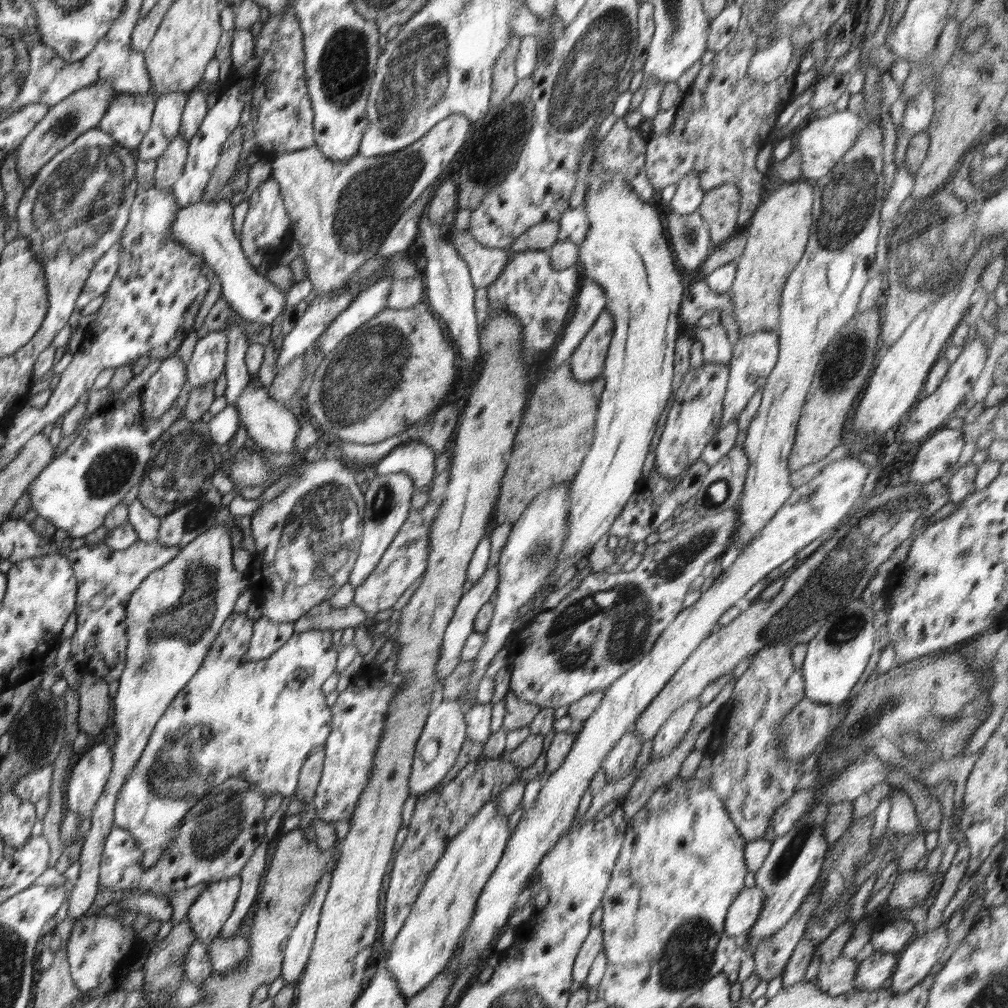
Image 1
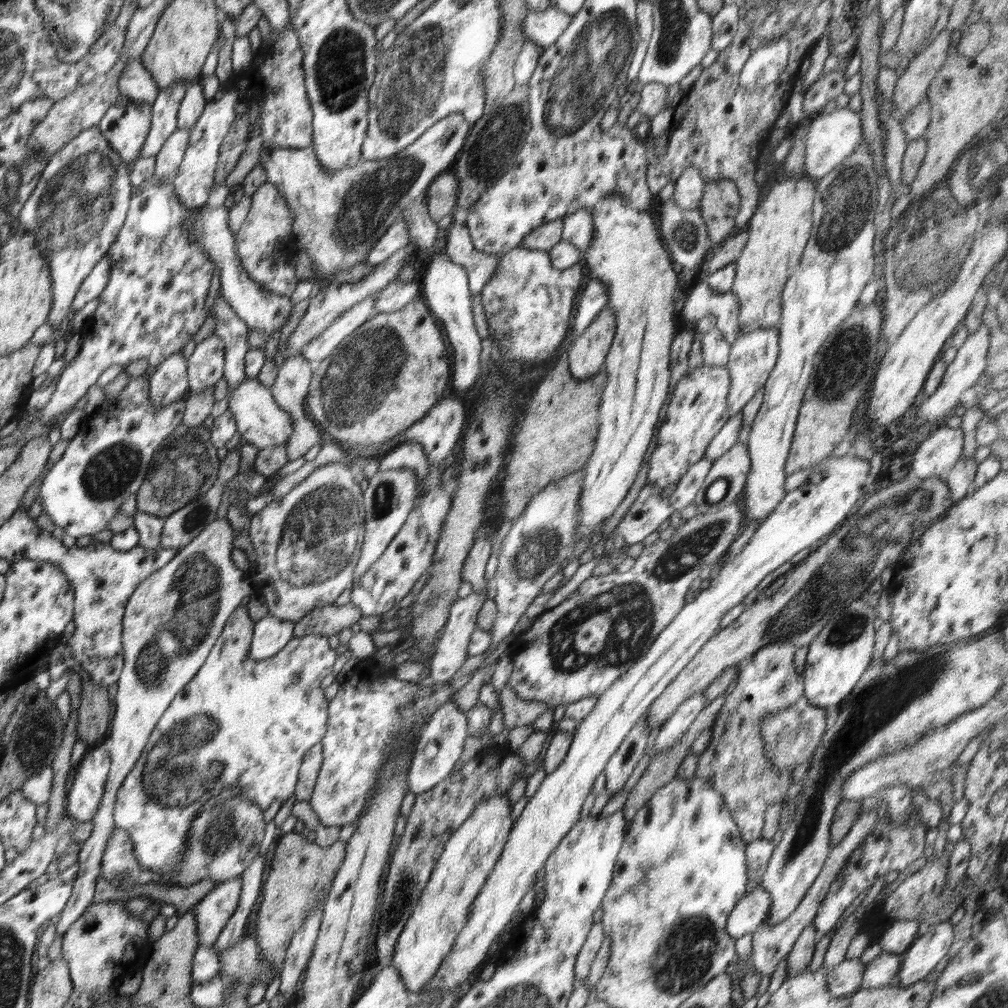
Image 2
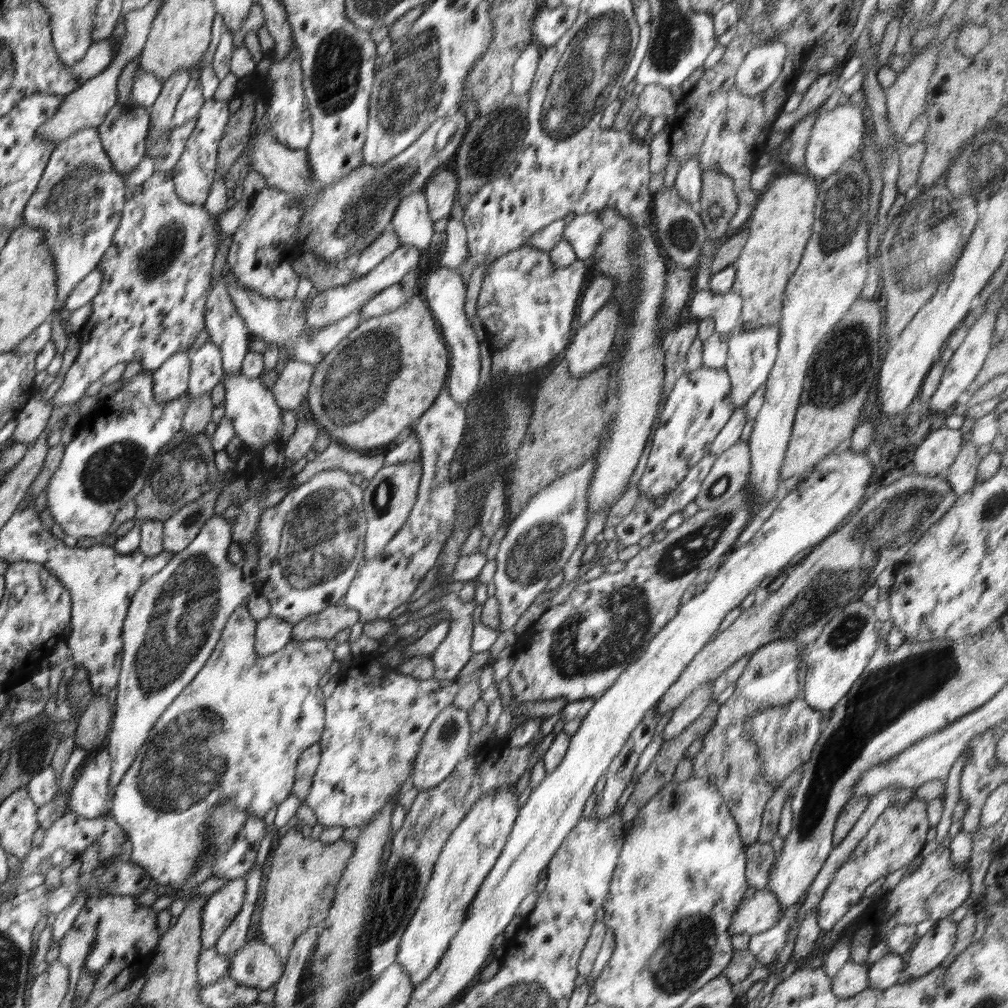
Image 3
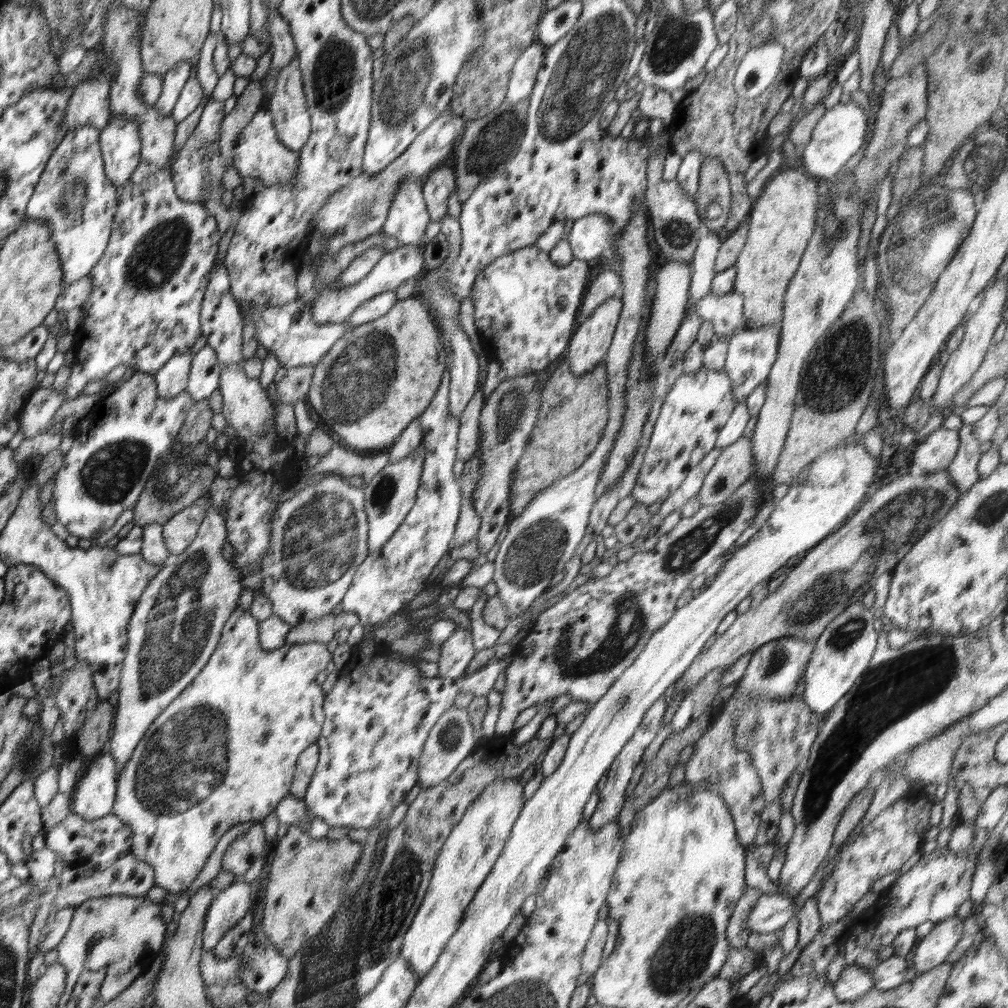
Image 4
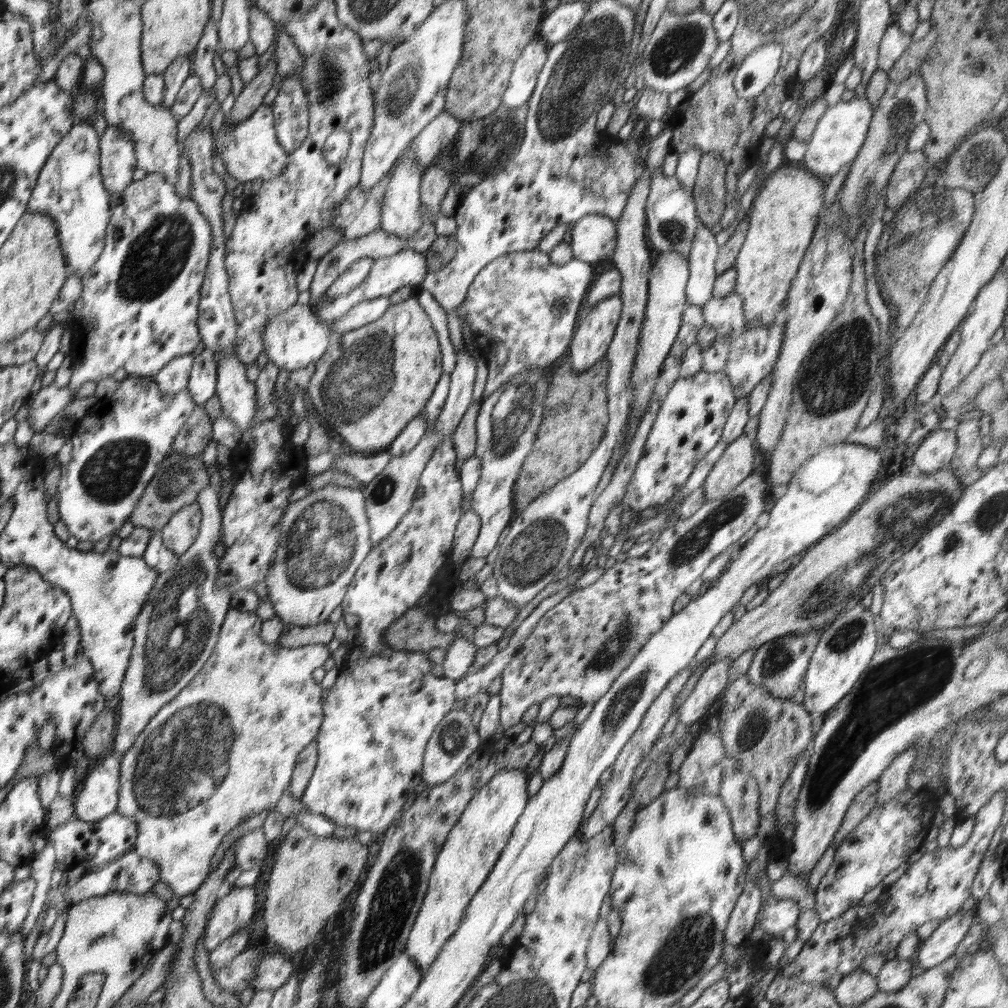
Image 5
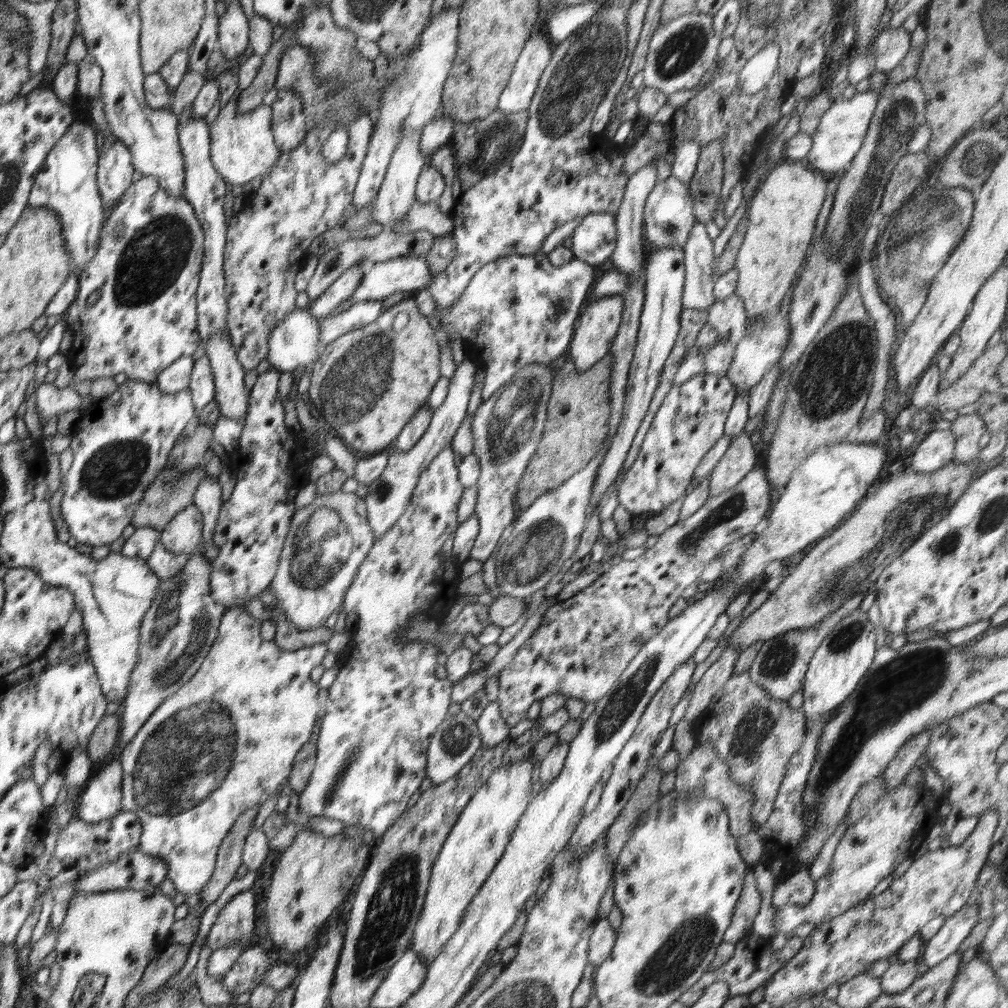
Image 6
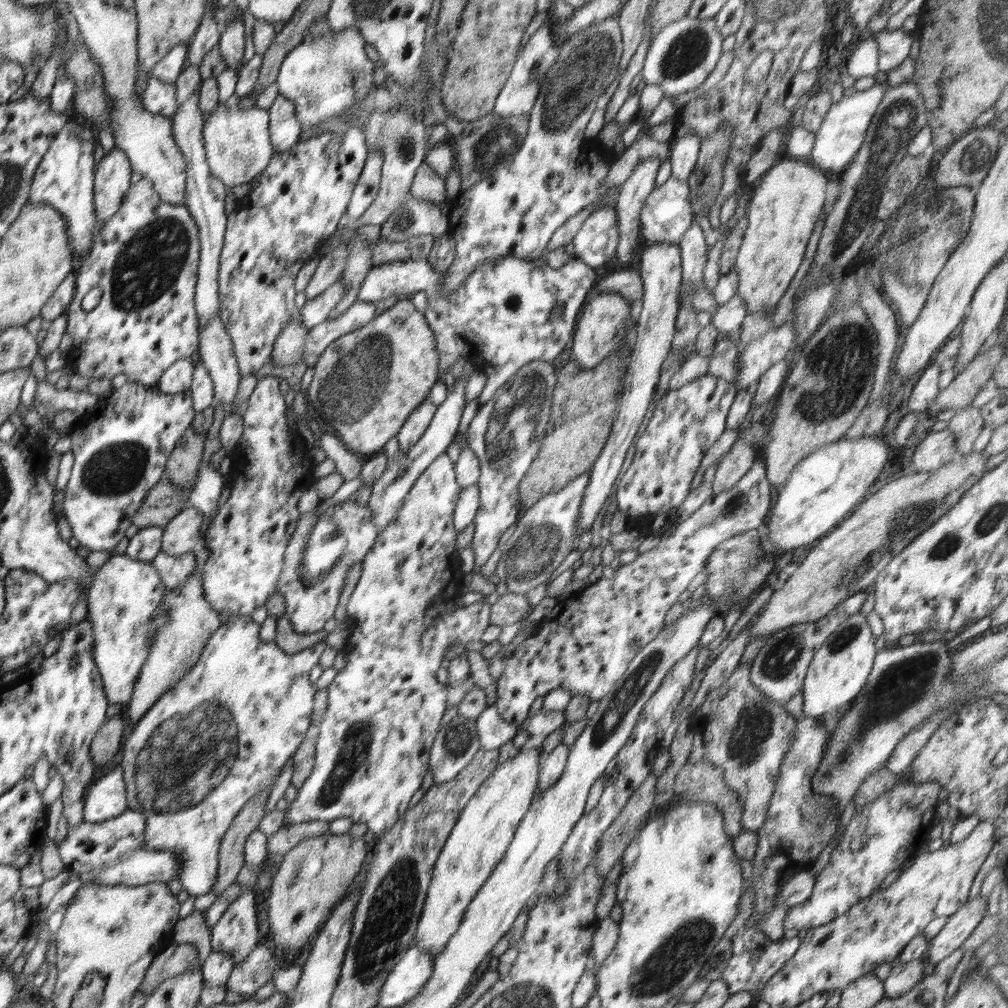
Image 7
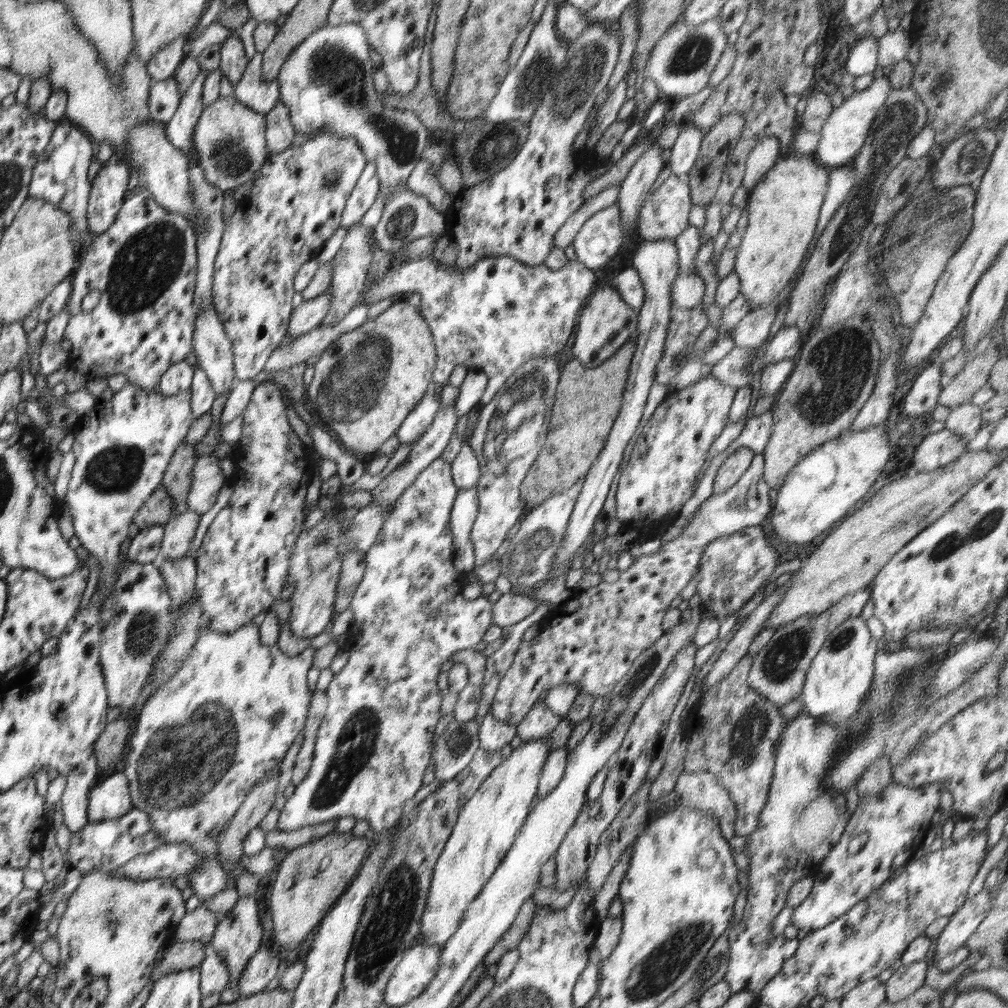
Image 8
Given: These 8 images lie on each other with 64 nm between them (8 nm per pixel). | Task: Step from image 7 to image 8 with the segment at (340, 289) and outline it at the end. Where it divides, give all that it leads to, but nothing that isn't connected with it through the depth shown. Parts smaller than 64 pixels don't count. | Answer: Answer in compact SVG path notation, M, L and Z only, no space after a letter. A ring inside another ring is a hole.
M327 290L312 300L300 303L293 308L287 334L299 337L321 326L322 319L326 316L325 312L329 310L330 305L331 292L327 292Z

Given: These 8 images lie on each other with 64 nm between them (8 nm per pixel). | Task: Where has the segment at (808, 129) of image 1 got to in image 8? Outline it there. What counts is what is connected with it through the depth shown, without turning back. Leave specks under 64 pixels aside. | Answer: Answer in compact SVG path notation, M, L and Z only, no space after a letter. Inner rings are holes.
M887 76L875 78L866 90L855 92L850 98L846 98L841 106L834 108L830 117L818 132L820 141L818 141L816 151L812 154L813 159L830 170L852 163L855 156L862 149L868 133L870 133L872 123L876 119L876 114L882 109L882 105L886 103L891 89Z

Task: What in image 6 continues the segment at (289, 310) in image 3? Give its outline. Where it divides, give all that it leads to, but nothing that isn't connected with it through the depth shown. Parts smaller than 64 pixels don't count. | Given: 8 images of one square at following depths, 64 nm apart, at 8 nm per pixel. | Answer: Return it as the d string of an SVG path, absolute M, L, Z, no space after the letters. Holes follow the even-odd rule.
M295 308L272 331L267 359L278 371L306 366L316 358L319 341L319 321L306 308Z

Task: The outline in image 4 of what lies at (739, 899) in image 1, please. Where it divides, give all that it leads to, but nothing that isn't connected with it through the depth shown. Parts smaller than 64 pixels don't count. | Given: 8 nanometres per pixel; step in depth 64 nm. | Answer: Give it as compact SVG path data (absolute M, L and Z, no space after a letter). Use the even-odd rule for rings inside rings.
M761 894L748 916L750 932L774 932L786 926L794 914L795 903L781 894Z

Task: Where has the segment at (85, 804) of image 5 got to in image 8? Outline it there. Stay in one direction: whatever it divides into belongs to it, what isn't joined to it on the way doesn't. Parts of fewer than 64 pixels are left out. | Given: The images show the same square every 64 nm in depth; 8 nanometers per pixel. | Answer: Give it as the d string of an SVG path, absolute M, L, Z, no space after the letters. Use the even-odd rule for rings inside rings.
M121 768L102 780L90 793L89 819L92 822L124 816L132 808L129 784Z

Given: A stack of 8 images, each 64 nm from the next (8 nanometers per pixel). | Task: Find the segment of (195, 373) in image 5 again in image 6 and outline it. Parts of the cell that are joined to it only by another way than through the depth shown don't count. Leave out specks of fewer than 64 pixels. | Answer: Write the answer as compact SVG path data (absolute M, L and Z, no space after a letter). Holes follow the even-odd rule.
M205 354L195 360L193 364L188 389L191 391L191 399L197 412L200 412L206 404L215 400L214 376Z

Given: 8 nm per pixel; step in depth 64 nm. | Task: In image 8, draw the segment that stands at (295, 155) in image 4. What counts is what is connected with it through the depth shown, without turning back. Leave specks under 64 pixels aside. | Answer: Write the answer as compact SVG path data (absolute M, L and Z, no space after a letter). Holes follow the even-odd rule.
M232 91L204 108L194 128L192 145L206 183L222 191L232 190L254 178L270 156L266 149L266 115L240 103Z

